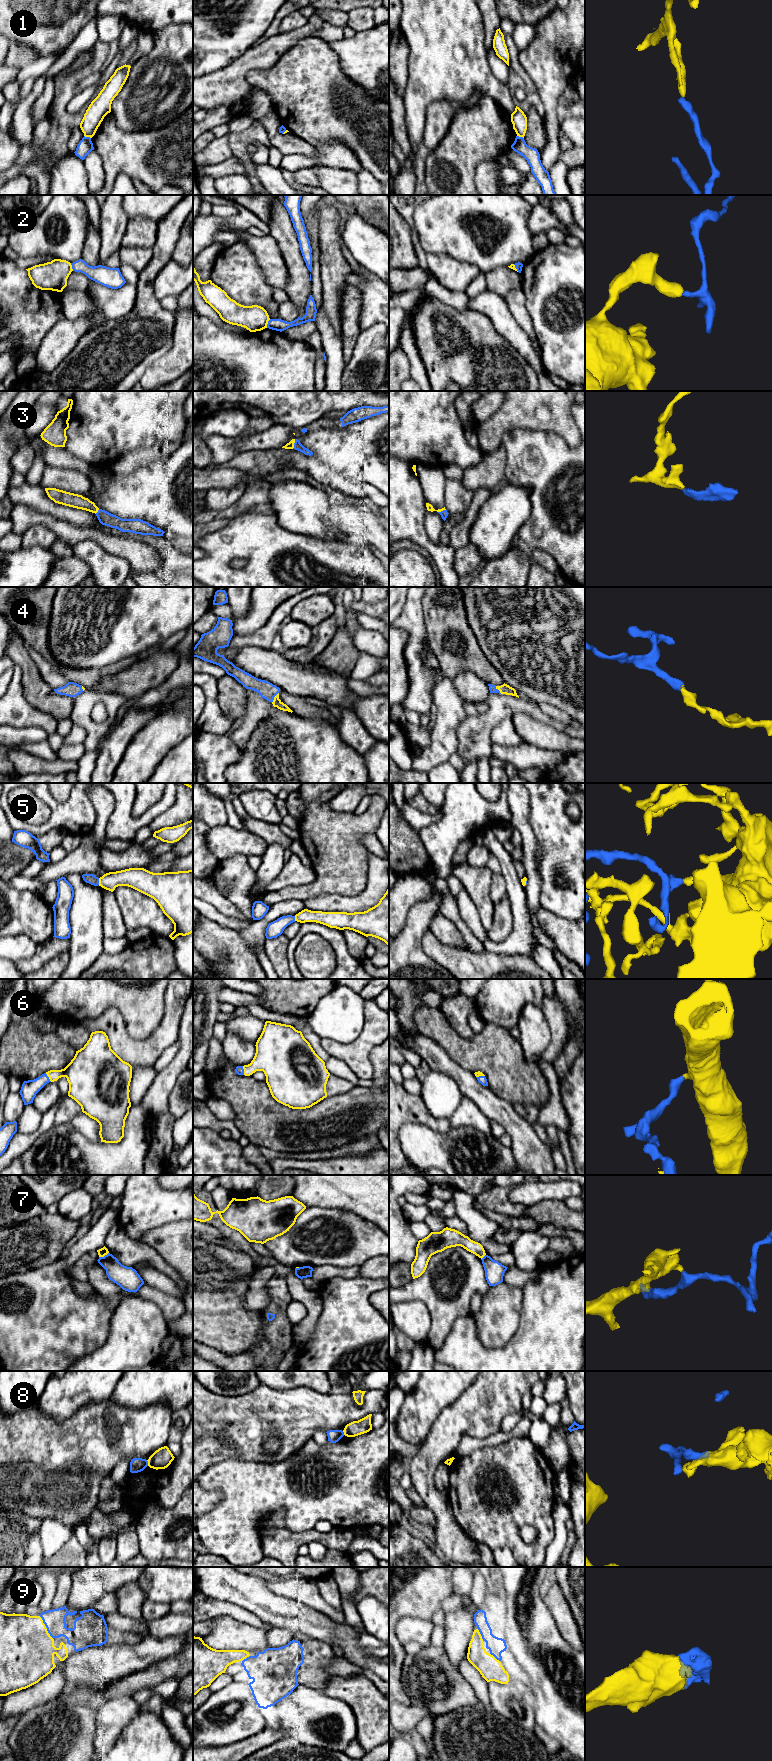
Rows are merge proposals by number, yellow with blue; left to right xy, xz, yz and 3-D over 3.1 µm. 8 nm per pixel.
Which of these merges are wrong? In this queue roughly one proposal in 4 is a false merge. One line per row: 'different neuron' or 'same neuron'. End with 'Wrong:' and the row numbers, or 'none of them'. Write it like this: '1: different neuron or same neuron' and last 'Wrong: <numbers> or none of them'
1: different neuron
2: different neuron
3: same neuron
4: same neuron
5: same neuron
6: same neuron
7: different neuron
8: different neuron
9: same neuron
Wrong: 1, 2, 7, 8

